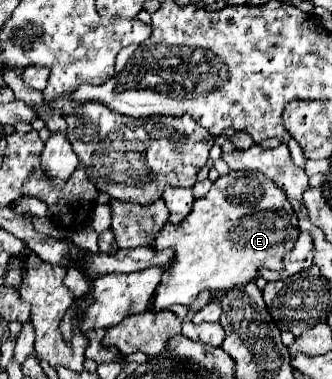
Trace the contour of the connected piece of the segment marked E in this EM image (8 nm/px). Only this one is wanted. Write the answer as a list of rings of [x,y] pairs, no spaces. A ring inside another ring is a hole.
[[[230,170],[230,174],[212,184],[204,198],[194,200],[192,212],[184,222],[178,226],[168,222],[156,236],[156,250],[176,250],[176,260],[168,266],[156,290],[156,310],[166,310],[172,304],[188,306],[206,288],[216,292],[242,286],[254,280],[262,266],[280,270],[298,234],[298,218],[282,188],[258,170]],[[244,202],[254,202],[254,206]]]

